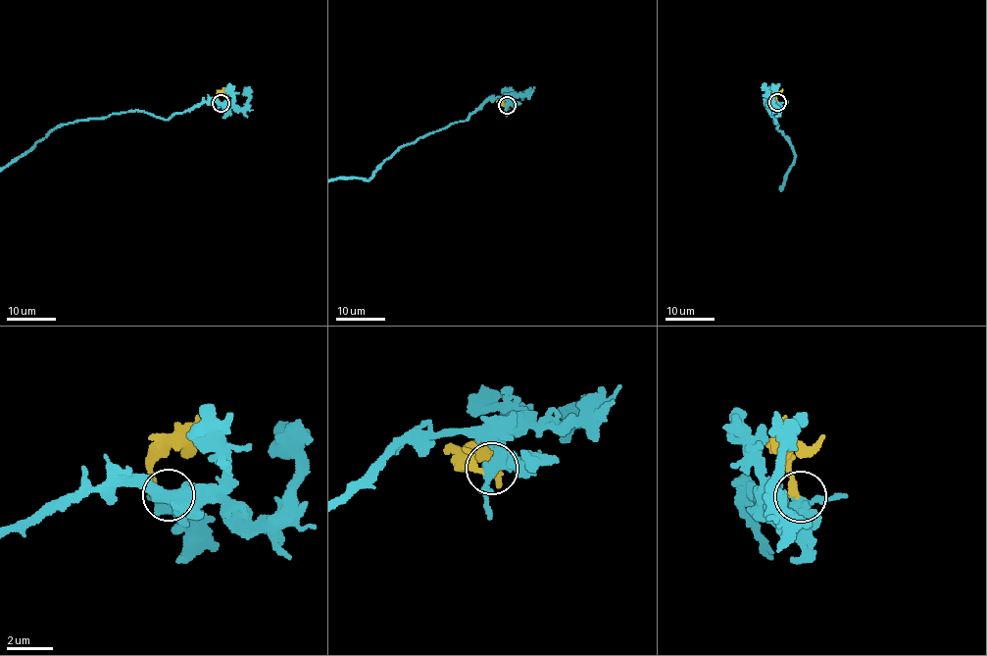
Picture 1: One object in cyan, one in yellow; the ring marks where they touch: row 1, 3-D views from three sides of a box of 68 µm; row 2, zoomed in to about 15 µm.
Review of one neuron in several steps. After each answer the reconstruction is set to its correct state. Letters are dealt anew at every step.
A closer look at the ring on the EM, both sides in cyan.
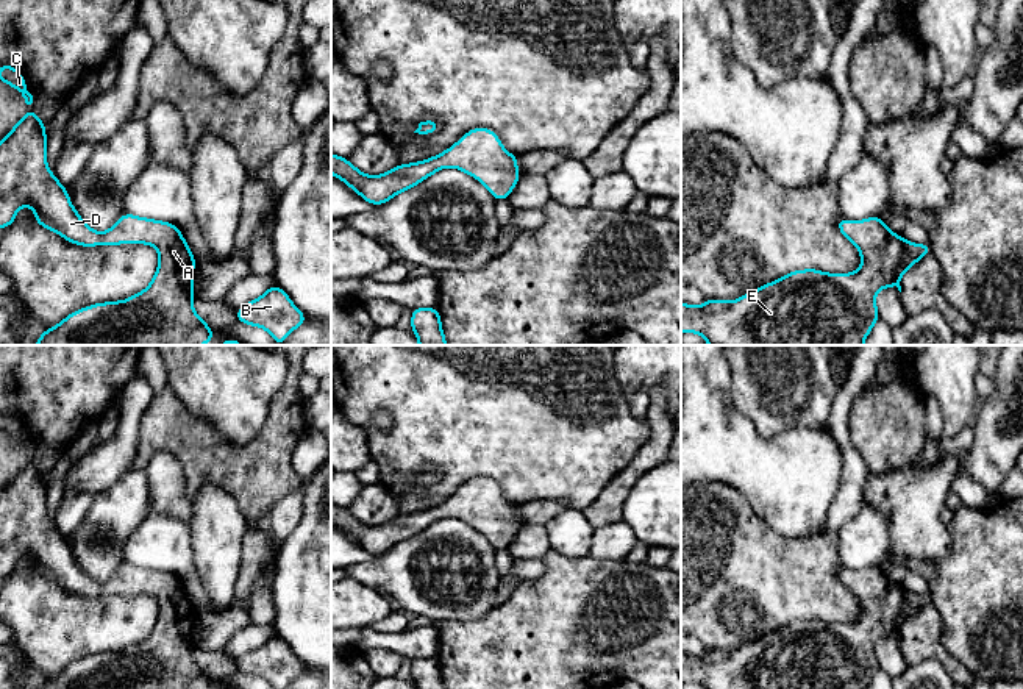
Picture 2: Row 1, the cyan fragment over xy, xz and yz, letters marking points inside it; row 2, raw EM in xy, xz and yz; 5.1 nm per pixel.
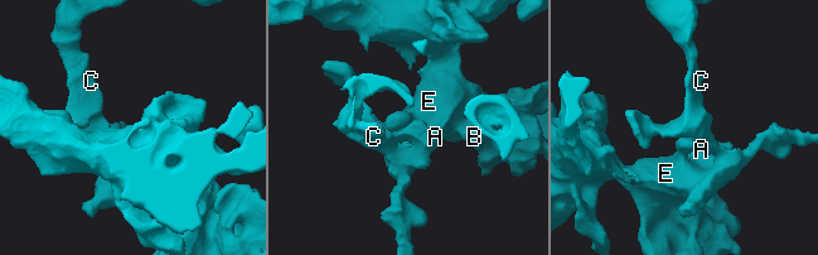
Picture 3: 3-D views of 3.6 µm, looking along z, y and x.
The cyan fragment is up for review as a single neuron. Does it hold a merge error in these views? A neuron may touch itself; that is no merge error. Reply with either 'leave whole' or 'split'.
leave whole

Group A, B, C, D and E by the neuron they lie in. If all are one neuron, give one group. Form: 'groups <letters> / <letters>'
groups A B C D E

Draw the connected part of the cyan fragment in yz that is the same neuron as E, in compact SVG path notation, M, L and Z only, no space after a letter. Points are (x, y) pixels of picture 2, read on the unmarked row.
M878 566L857 572L839 567L837 578L861 603L862 616L854 623L793 620L734 652L706 648L703 656L681 652L681 683L692 681L704 689L865 689L879 670L876 642L889 636L901 642L903 623L931 603L931 595L903 589Z

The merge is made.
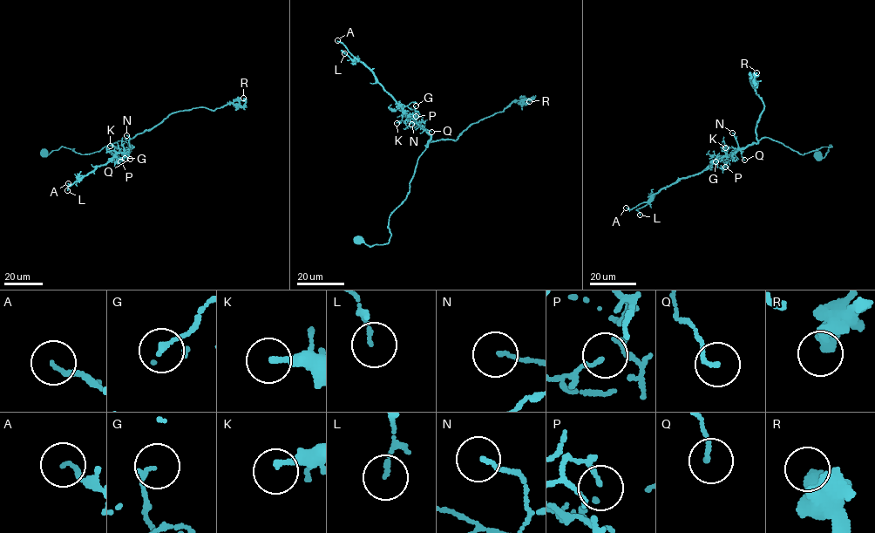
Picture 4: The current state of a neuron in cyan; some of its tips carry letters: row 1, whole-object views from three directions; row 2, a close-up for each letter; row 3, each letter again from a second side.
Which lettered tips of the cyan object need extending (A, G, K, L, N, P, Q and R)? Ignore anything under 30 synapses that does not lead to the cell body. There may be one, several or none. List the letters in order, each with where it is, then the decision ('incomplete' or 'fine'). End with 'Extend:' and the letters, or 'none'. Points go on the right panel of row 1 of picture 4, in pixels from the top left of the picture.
A: (626, 208) | fine
G: (715, 161) | fine
K: (725, 147) | fine
L: (640, 215) | fine
N: (732, 133) | fine
P: (725, 167) | fine
Q: (744, 160) | fine
R: (756, 72) | fine
Extend: none

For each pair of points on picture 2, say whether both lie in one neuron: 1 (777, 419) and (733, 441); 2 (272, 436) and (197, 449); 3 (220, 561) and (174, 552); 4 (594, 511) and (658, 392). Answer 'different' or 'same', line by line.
1: different
2: same
3: different
4: same

